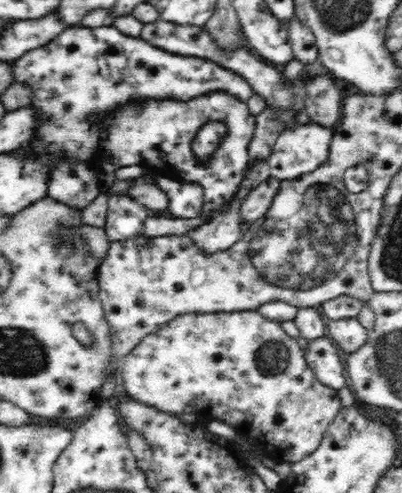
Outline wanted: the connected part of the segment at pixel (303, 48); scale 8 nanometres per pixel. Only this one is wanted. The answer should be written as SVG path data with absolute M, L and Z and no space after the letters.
M296 16L291 18L286 25L295 59L300 60L300 63L304 65L314 63L319 57L319 51L312 31Z

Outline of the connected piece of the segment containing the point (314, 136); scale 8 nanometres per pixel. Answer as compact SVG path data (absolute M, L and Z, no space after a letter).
M313 122L283 131L267 159L270 177L282 181L294 180L316 170L328 158L333 133L332 129Z

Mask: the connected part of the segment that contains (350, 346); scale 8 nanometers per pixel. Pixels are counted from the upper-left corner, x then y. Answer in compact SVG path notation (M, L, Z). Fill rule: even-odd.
M356 318L329 320L326 333L344 352L358 350L368 337L369 331L363 328Z

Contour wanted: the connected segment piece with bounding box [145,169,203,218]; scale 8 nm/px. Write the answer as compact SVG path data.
M146 169L145 176L153 178L155 186L168 196L167 216L198 217L203 204L203 189L197 181L176 181L156 171Z

